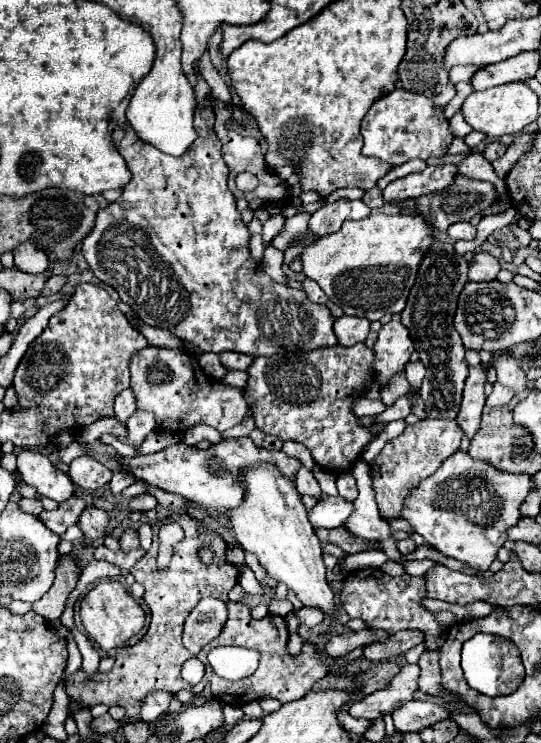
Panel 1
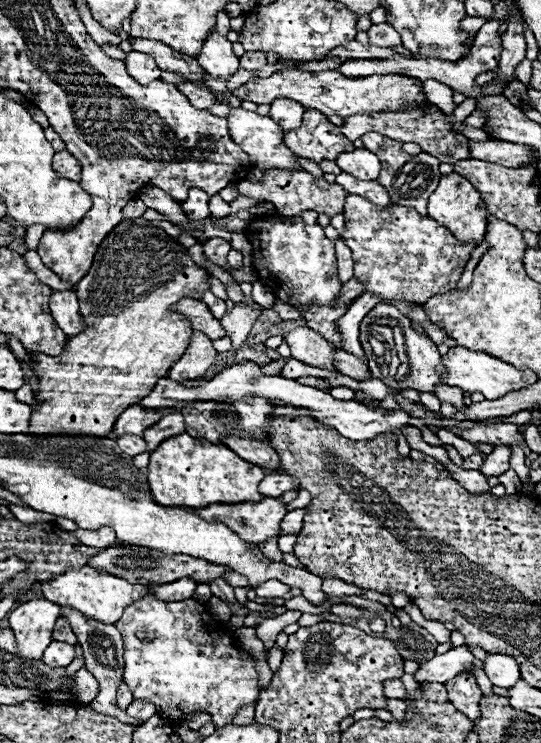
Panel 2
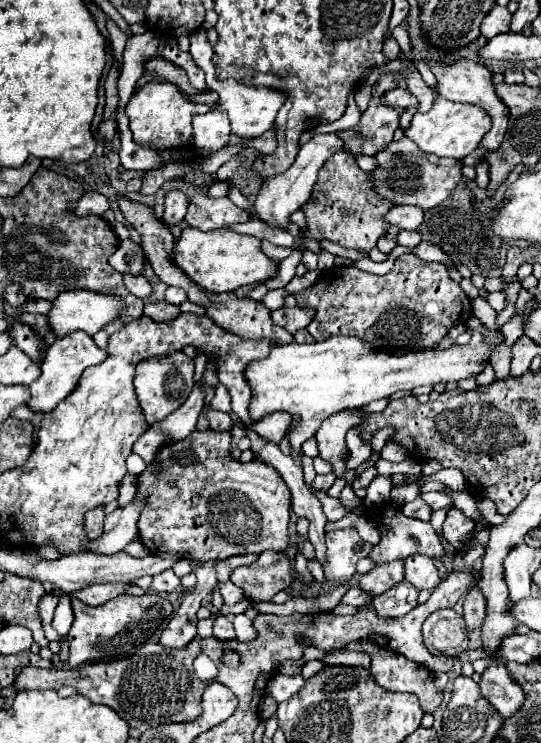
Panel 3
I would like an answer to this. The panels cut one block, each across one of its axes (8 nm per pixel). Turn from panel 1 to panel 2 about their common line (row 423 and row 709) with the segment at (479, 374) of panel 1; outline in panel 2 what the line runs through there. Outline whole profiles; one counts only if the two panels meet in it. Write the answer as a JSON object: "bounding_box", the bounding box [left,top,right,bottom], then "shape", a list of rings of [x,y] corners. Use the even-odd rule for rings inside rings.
{"bounding_box":[444,672,482,722],"shape":[[[468,672],[468,674],[460,674],[460,678],[456,678],[452,682],[446,682],[444,686],[448,690],[448,700],[456,706],[456,710],[466,714],[472,722],[476,722],[480,718],[478,702],[482,698],[476,678]]]}

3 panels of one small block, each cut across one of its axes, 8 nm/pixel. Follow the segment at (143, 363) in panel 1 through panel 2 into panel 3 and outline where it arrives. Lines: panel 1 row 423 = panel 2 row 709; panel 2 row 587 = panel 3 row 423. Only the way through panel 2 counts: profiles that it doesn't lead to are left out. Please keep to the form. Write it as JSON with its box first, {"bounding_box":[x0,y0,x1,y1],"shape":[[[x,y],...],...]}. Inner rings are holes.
{"bounding_box":[134,352,194,424],"shape":[[[172,352],[172,356],[156,356],[156,360],[146,360],[146,364],[136,366],[134,386],[138,394],[140,408],[146,416],[148,424],[162,420],[164,416],[172,414],[176,408],[184,404],[192,386],[194,386],[194,360],[184,352]]]}

